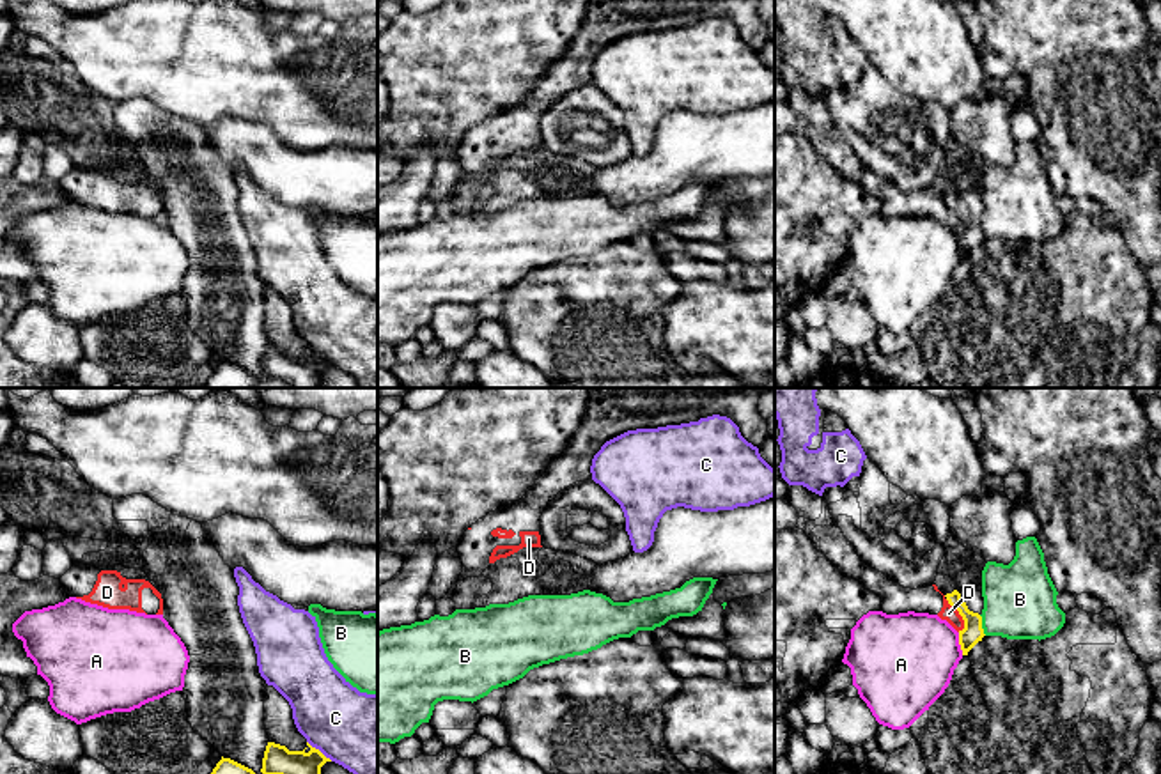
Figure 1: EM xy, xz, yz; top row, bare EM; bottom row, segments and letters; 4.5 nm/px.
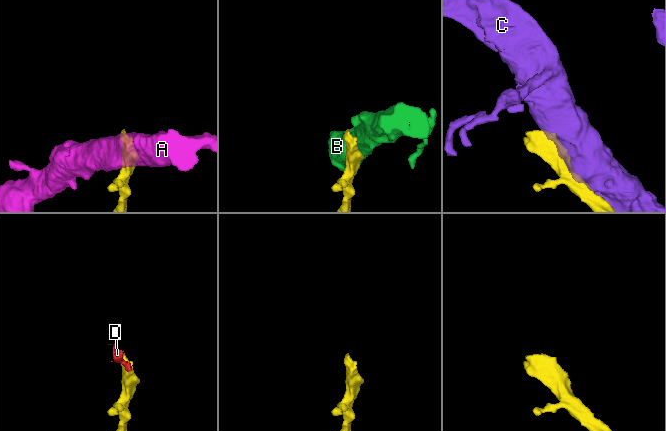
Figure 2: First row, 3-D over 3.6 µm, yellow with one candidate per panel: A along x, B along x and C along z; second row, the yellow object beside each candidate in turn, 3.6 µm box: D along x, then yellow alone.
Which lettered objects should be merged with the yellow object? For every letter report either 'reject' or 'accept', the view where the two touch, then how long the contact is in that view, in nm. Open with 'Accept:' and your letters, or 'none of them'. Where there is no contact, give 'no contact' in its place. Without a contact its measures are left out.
Accept: none of them
A: reject; contact in yz; length 110 nm
B: reject; contact in yz; length 100 nm
C: reject; contact in xy; length 150 nm
D: reject; contact in yz; length 170 nm

